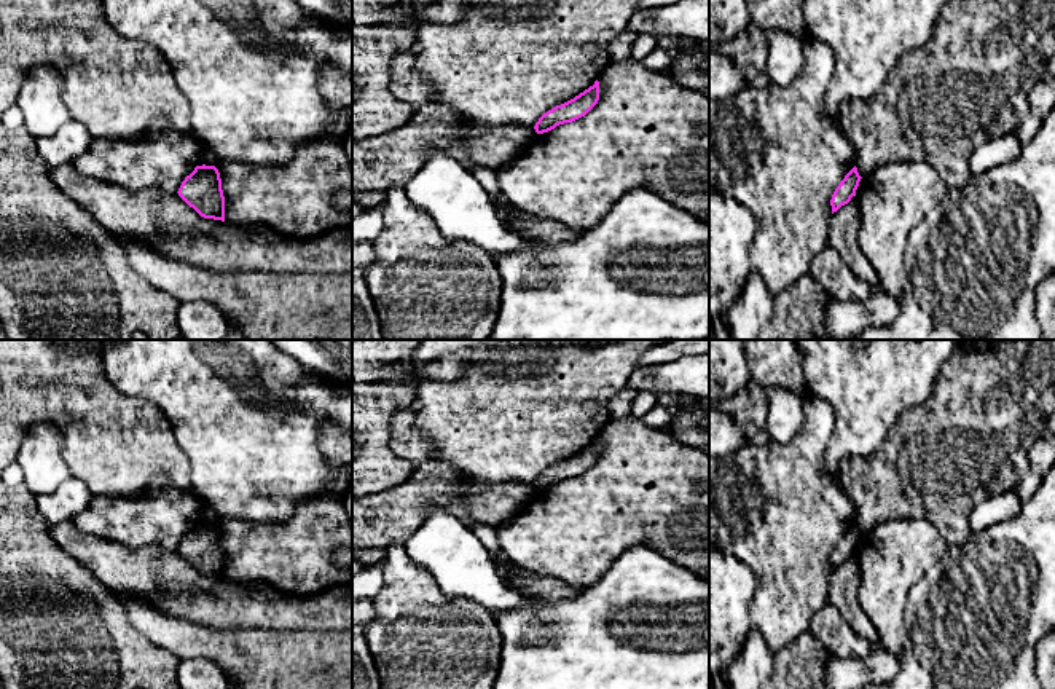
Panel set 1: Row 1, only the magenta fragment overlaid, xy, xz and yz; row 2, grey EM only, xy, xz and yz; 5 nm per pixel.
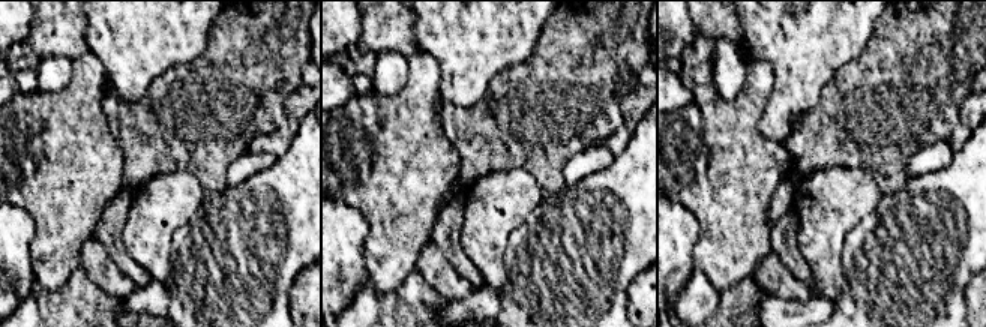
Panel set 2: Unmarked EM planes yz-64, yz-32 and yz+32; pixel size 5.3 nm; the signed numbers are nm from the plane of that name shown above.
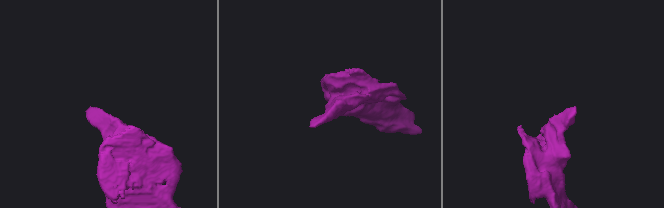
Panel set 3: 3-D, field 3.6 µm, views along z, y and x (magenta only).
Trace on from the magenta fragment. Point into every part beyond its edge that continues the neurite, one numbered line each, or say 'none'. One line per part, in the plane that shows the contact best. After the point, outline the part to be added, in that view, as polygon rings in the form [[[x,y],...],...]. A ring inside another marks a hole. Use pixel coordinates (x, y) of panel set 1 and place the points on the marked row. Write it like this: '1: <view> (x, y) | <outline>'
none

